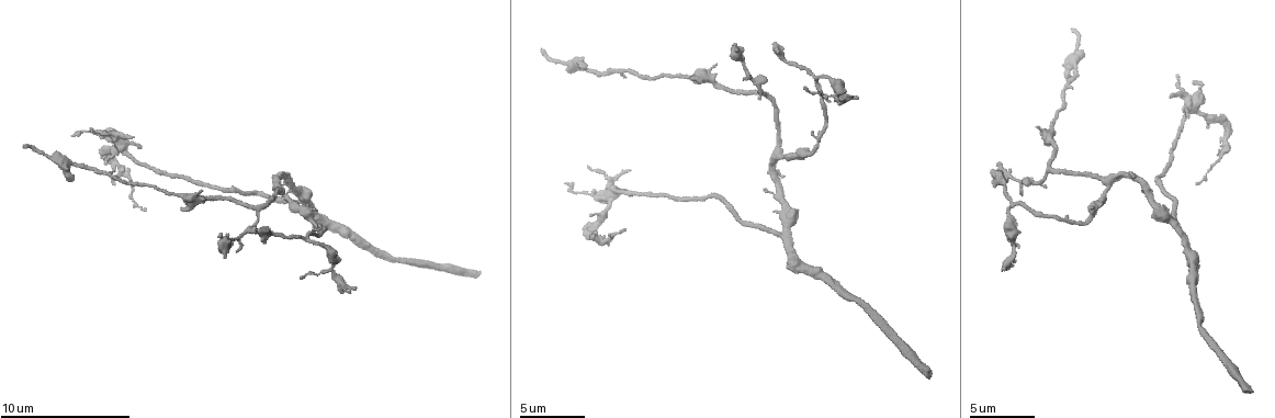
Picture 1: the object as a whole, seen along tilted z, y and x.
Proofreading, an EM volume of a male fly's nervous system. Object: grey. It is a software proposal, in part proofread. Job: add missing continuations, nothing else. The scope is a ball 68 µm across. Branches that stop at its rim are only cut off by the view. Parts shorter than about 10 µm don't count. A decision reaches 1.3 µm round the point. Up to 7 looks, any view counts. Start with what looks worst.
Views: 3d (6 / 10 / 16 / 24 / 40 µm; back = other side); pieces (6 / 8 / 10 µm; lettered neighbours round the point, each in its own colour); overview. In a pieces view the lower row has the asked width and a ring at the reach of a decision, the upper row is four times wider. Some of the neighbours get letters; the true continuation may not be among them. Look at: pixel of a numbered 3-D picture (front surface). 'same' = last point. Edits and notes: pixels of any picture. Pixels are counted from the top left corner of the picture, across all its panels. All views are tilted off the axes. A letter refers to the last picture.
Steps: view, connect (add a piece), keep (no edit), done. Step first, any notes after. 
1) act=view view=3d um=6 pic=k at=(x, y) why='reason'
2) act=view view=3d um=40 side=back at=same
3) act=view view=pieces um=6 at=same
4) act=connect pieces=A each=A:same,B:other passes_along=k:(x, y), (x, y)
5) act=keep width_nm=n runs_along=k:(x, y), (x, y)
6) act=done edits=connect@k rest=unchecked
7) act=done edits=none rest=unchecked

act=view view=pieces um=10 pic=1 at=(623, 229) why='tapers out'

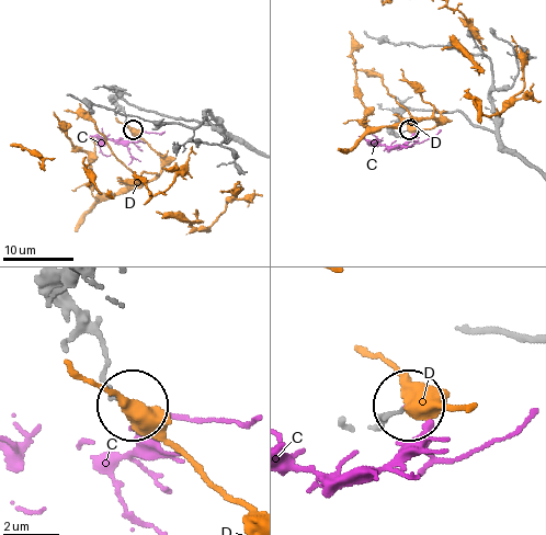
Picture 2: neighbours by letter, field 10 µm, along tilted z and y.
act=keep each=C:other,D:other found='no lettered piece goes on from it'

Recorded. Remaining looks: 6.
act=view view=pieces um=8 pic=1 at=(25, 148) why='tapers out'

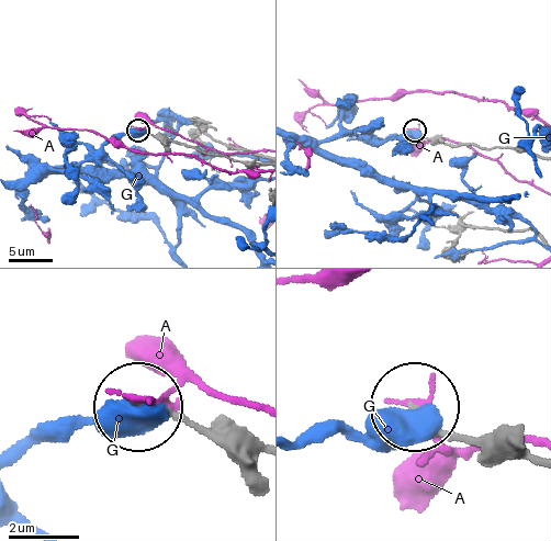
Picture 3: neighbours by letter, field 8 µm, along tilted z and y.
act=keep each=A:other,G:other runs_along=3:(533, 461), (434, 434), (414, 412) found='none of them fits'

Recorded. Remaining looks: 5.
act=view view=3d um=6 pic=1 at=(132, 139) why='tapers out'

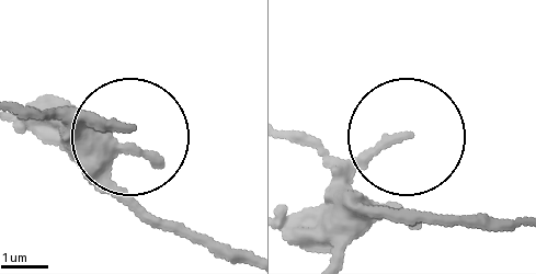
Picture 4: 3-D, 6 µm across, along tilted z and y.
act=view view=pieces um=8 pic=4 at=(404, 135)

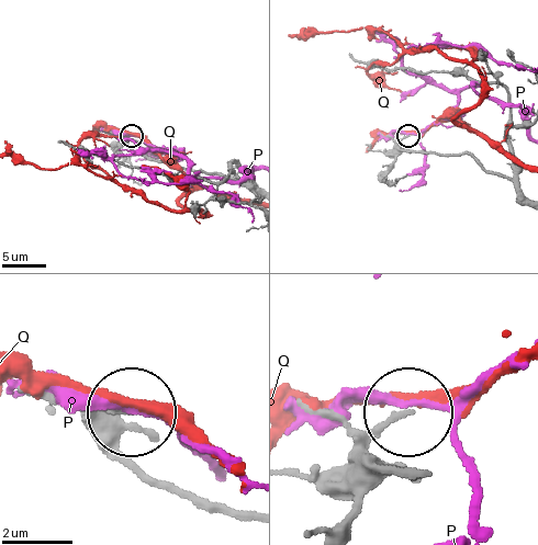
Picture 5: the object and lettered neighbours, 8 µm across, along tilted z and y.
act=keep each=P:other,Q:other runs_along=5:(248, 517), (135, 474), (103, 422), (127, 411) found='none of them fits'

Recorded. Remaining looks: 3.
act=done edits=none rest=unchecked

